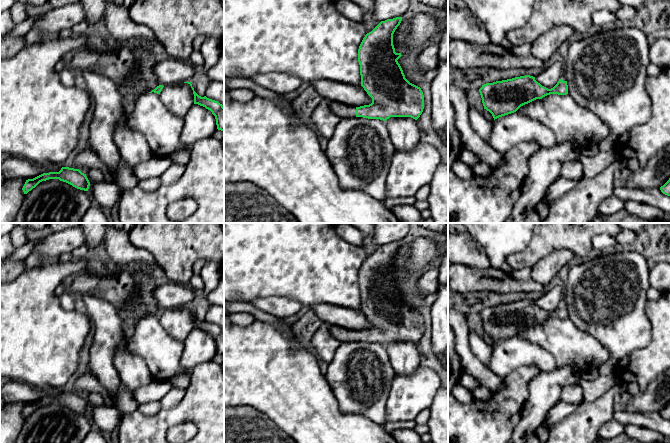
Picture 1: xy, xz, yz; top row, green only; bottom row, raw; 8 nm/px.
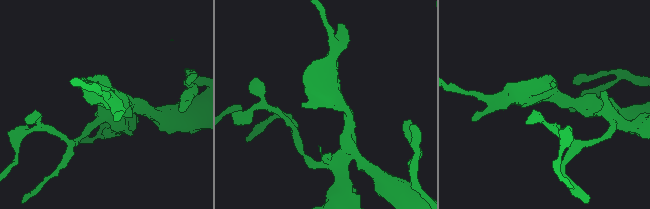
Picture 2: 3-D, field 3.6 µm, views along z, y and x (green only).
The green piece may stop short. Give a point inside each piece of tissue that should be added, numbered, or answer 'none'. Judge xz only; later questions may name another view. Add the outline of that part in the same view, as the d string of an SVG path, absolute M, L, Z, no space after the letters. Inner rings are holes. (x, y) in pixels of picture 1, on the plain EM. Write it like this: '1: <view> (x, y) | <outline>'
1: xz (341, 334) | M330 326L330 334L341 343L356 341L356 331L343 327Z

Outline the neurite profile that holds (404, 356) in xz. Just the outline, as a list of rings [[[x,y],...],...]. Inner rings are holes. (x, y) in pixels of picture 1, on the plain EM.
[[[390,341],[386,345],[395,374],[410,375],[420,366],[420,352],[411,341]]]

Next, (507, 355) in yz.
[[[516,335],[491,346],[491,357],[485,367],[506,377],[517,368],[528,365],[537,366],[541,372],[557,368],[556,359],[550,352]]]

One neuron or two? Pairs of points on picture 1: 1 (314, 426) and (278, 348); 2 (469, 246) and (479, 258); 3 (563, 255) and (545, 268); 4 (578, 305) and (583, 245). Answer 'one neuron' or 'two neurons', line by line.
1: one neuron
2: one neuron
3: one neuron
4: two neurons

